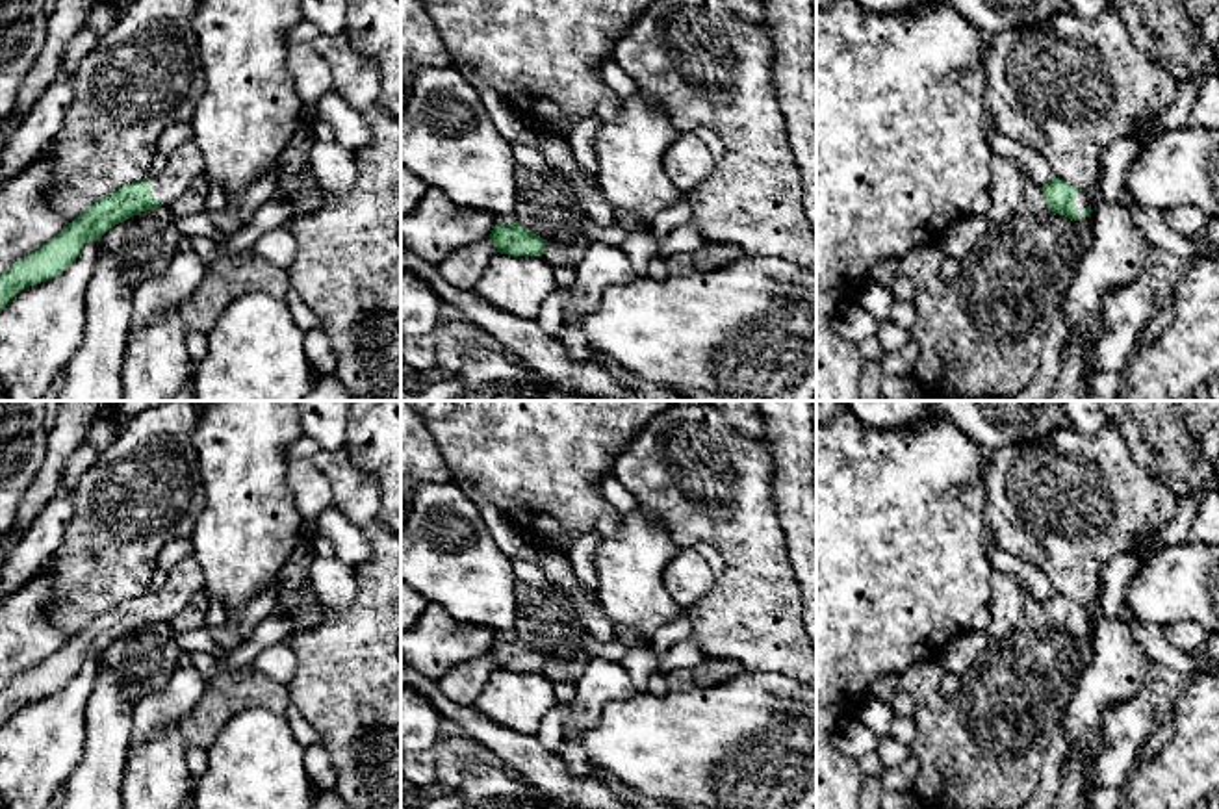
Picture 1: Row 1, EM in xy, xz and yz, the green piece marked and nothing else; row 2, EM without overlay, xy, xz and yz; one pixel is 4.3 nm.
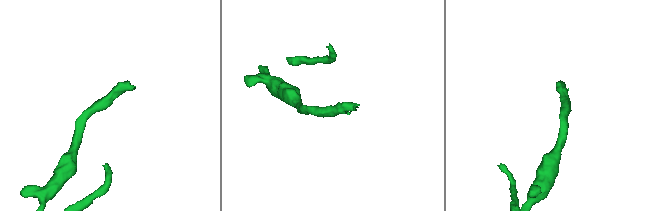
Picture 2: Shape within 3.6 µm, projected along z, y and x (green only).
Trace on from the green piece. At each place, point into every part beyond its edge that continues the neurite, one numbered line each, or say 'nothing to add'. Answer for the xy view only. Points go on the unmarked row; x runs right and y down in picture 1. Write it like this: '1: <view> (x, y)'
1: xy (186, 577)

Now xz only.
nothing to add

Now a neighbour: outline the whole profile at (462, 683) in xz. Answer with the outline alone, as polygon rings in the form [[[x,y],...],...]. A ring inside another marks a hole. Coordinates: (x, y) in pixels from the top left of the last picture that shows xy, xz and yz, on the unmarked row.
[[[488,651],[464,664],[451,668],[436,683],[443,696],[447,696],[453,703],[460,707],[469,707],[482,692],[494,670],[497,670],[497,662]]]

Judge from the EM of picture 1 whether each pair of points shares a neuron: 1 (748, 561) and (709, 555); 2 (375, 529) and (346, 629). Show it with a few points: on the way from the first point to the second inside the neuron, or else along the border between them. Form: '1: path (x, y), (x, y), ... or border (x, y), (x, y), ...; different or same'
1: border (694, 546), (711, 546), (720, 555), (724, 568); different
2: path (381, 553), (381, 594), (370, 605); same

